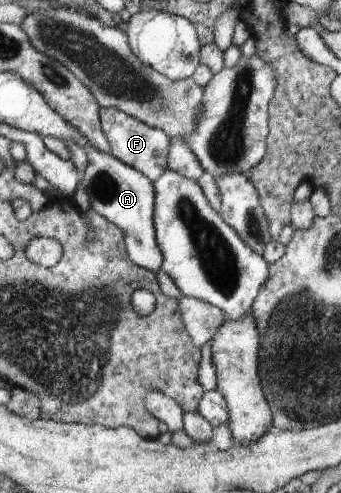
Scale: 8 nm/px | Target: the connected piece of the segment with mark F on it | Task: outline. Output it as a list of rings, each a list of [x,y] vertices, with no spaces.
[[[117,108],[99,110],[101,129],[110,143],[113,155],[125,165],[136,169],[154,182],[168,170],[168,153],[172,138],[160,129],[150,128],[147,124],[128,116]]]

